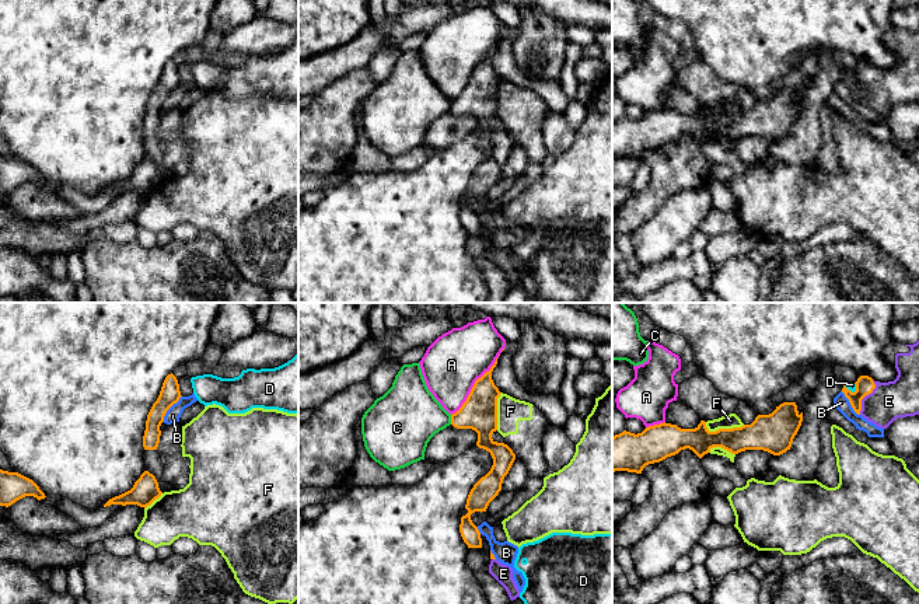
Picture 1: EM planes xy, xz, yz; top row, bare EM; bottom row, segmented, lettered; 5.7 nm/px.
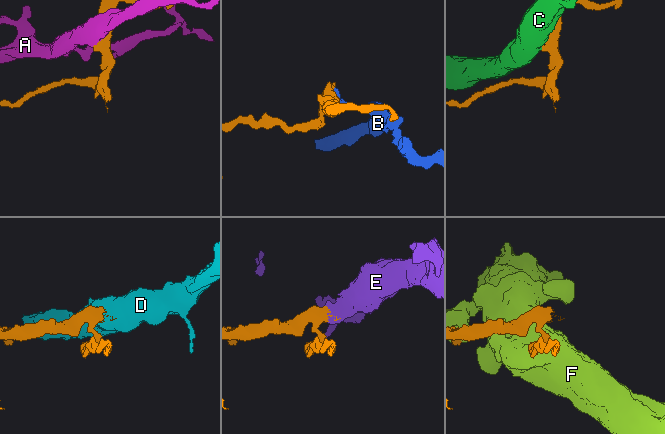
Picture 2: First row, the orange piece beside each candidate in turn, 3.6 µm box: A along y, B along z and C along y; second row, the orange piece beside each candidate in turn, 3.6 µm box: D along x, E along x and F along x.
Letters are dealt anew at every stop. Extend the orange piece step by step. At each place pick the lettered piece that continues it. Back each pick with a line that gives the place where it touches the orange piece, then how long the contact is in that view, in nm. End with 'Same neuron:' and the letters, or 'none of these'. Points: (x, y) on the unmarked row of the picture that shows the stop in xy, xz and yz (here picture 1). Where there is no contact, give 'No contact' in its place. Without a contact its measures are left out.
E: Touches orange at yz (865, 81). Shared border 220 nm
Same neuron: E

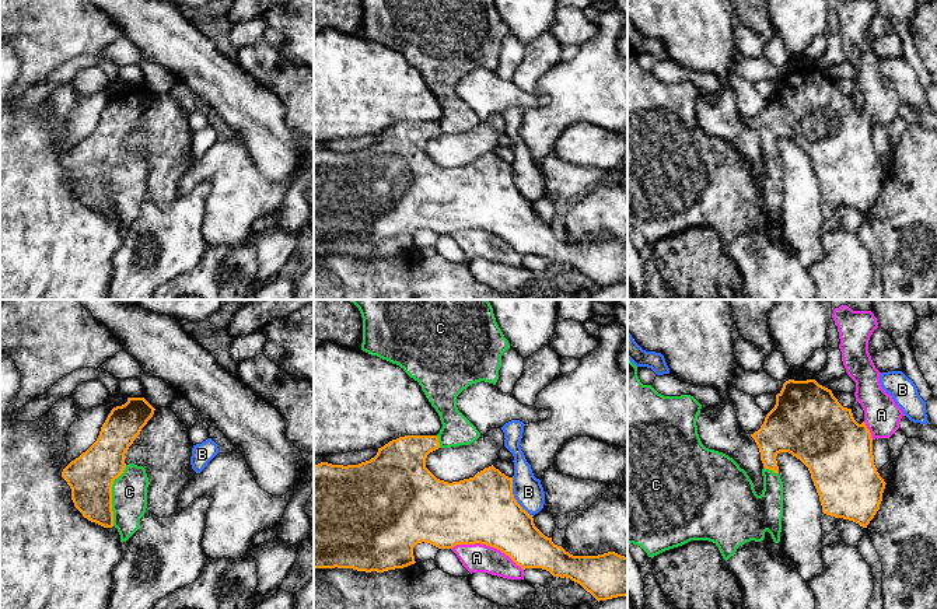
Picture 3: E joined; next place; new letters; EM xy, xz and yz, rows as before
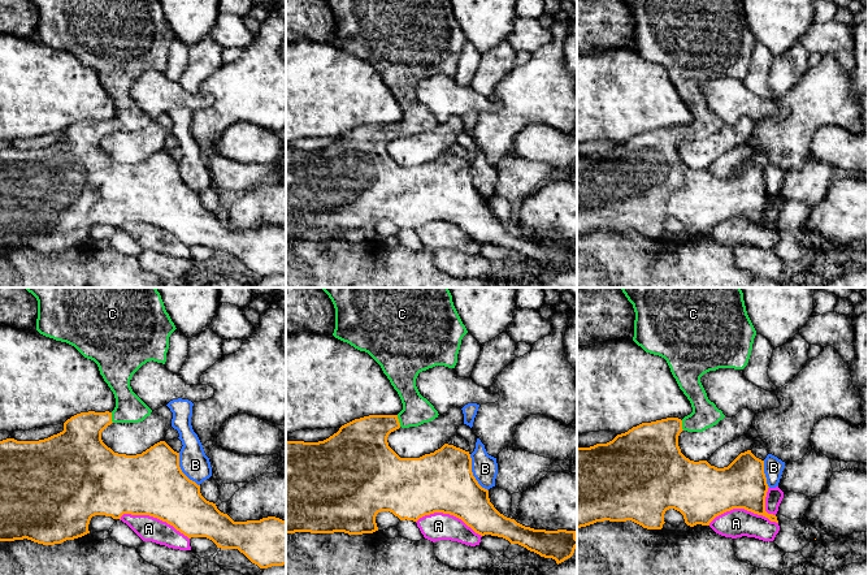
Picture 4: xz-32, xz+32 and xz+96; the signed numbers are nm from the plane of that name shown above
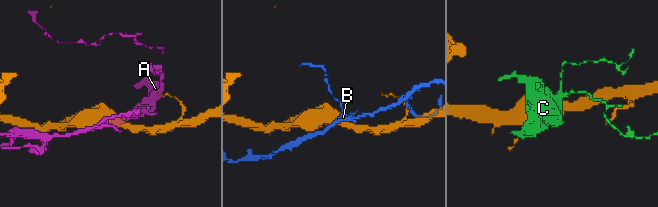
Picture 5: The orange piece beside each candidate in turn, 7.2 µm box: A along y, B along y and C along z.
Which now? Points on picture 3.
C: Touches orange at xy (111, 182). Shared border 360 nm
Same neuron: C

